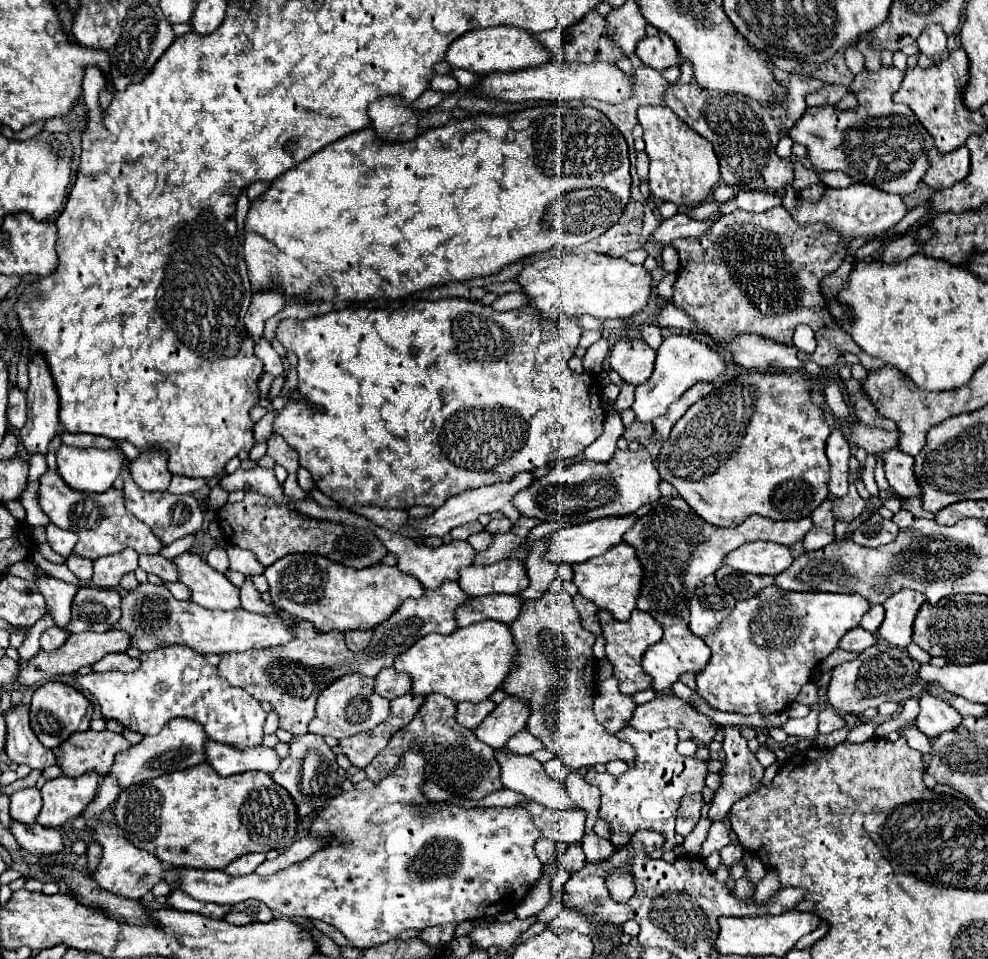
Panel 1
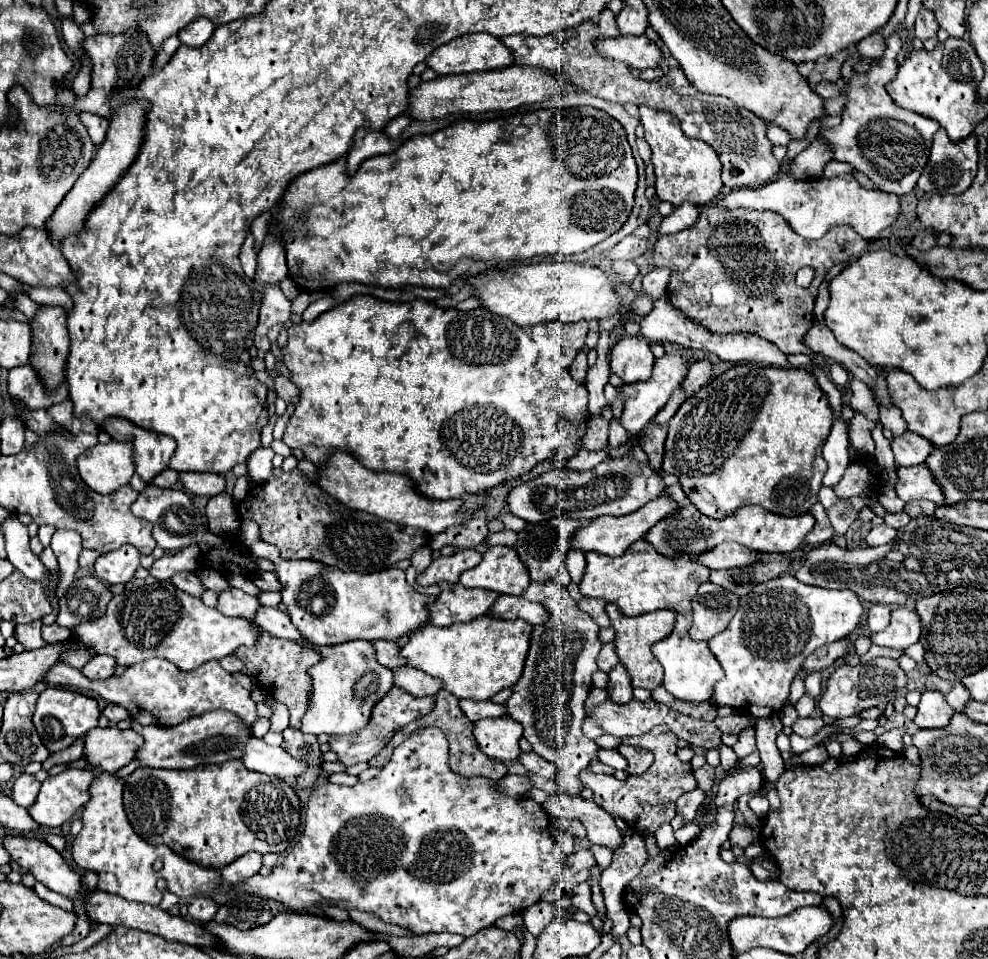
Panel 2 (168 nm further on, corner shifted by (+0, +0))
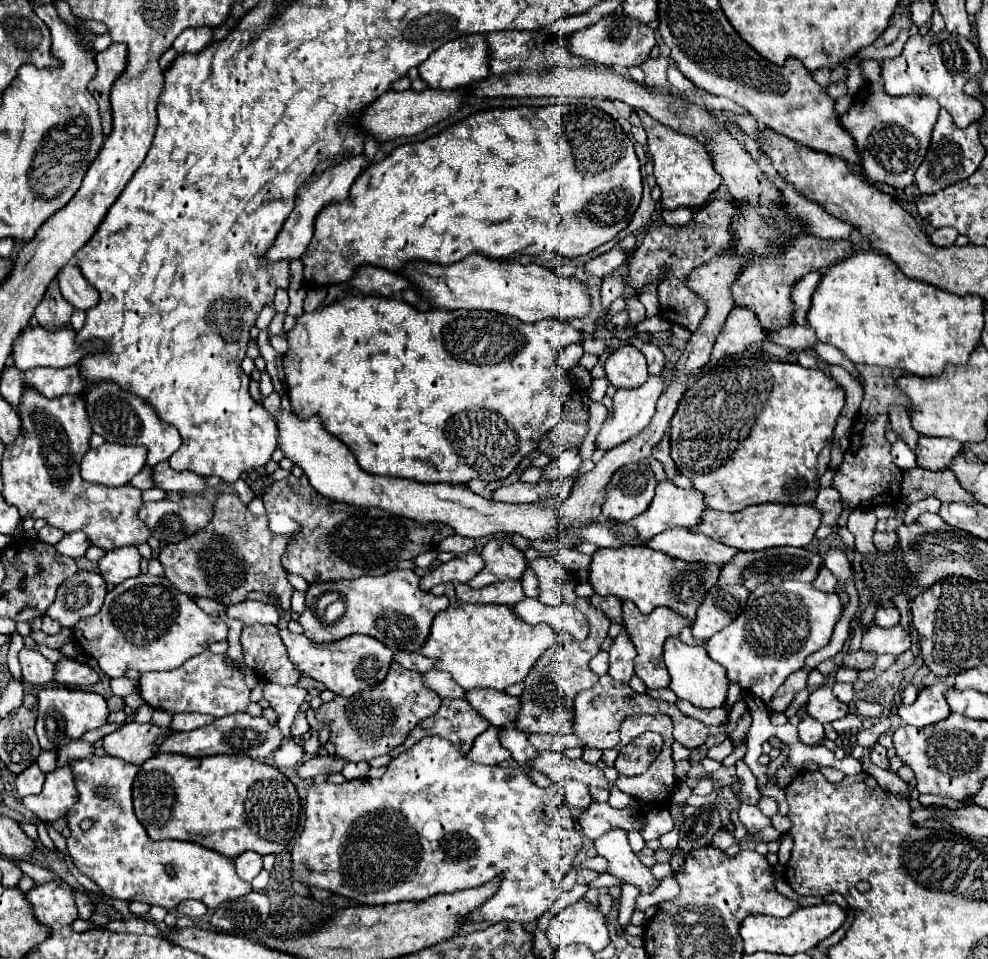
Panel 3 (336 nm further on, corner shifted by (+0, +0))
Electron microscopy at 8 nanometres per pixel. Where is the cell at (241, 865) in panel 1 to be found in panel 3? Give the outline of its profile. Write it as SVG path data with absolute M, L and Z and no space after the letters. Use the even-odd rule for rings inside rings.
M243 852L241 856L235 858L235 868L241 880L251 882L263 870L263 862L257 852Z

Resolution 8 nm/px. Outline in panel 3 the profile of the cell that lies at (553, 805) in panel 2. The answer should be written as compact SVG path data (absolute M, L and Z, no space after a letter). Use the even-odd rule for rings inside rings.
M625 830L607 832L603 838L595 840L595 848L599 856L605 856L609 860L607 872L625 884L637 886L641 894L649 894L659 886L659 880L651 874L651 870L645 868L633 854Z

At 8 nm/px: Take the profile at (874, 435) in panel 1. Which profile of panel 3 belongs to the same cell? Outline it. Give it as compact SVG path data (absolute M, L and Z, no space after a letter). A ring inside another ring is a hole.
M921 436L917 446L917 462L927 470L947 470L951 462L961 454L963 444L951 438Z

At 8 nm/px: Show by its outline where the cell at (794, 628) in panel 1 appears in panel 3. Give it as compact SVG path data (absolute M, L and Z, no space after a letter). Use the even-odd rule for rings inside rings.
M767 582L751 592L743 614L707 642L707 654L727 670L729 680L739 682L743 690L749 690L749 684L753 684L753 694L769 702L787 676L803 668L811 652L829 644L841 610L837 594L825 594L807 582Z

